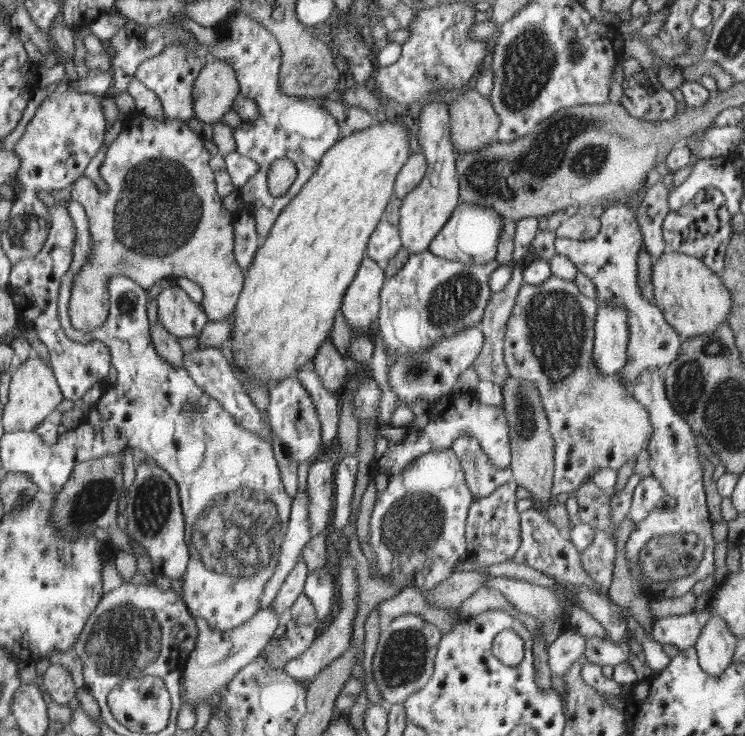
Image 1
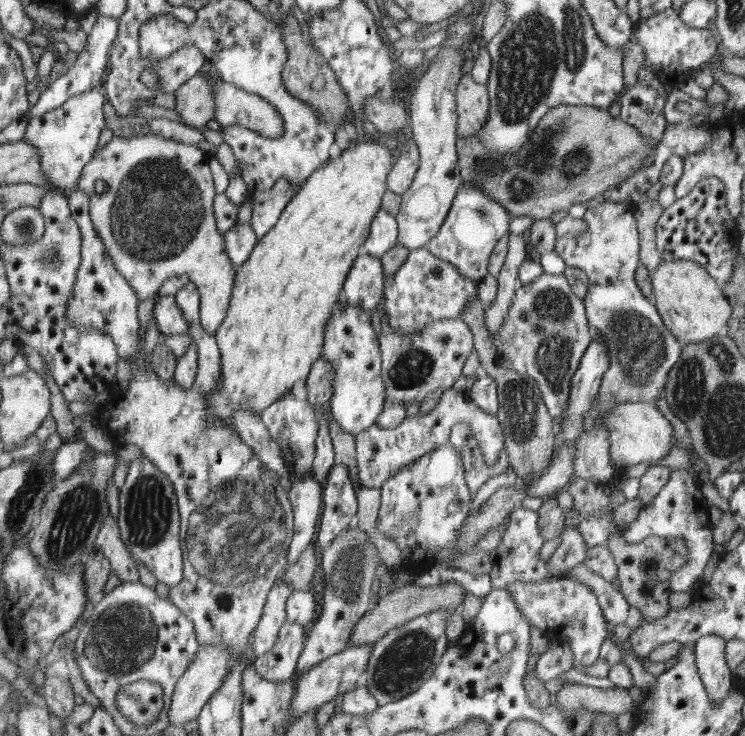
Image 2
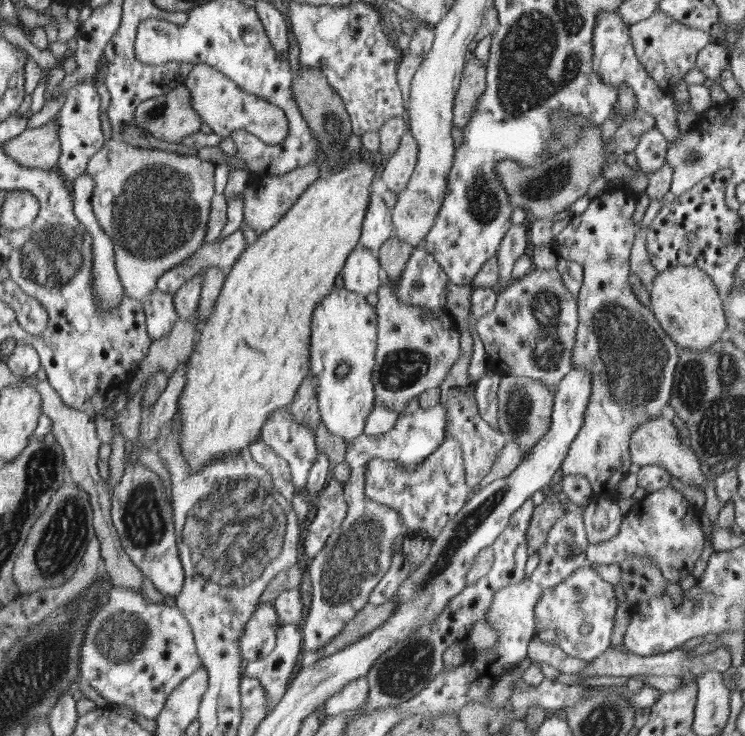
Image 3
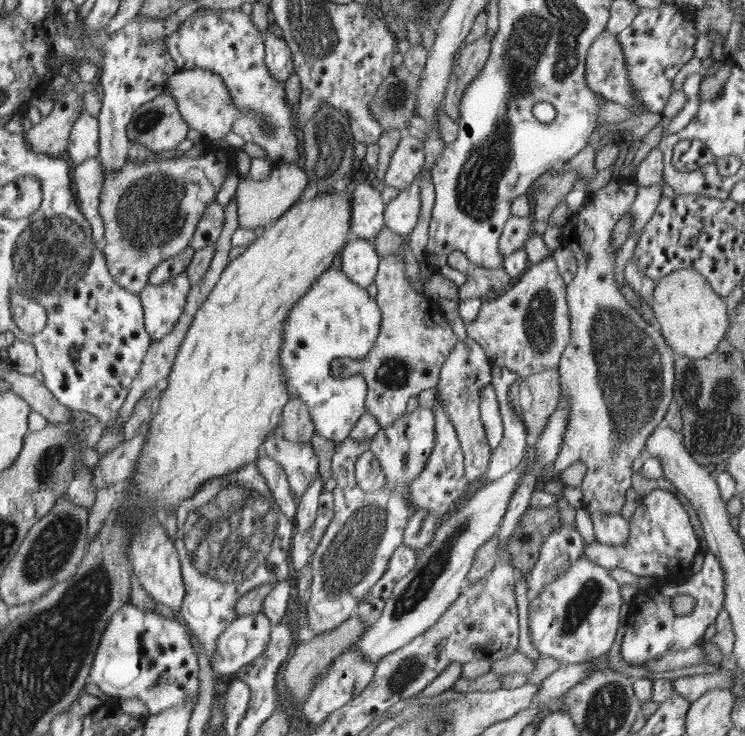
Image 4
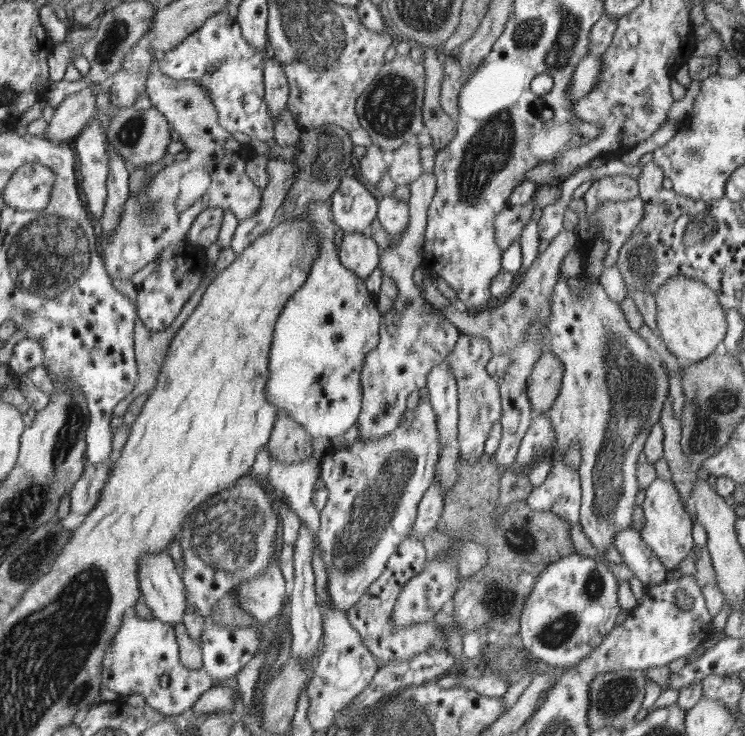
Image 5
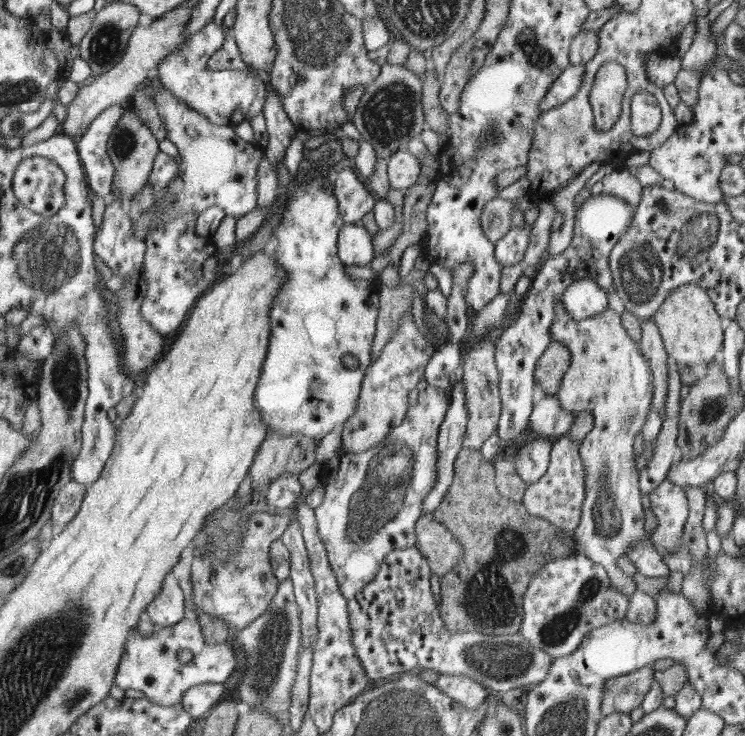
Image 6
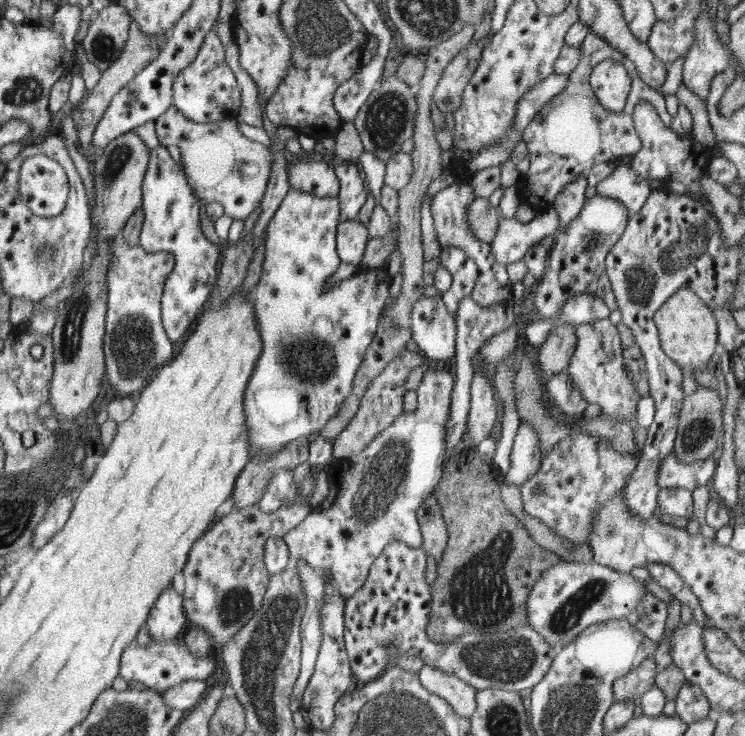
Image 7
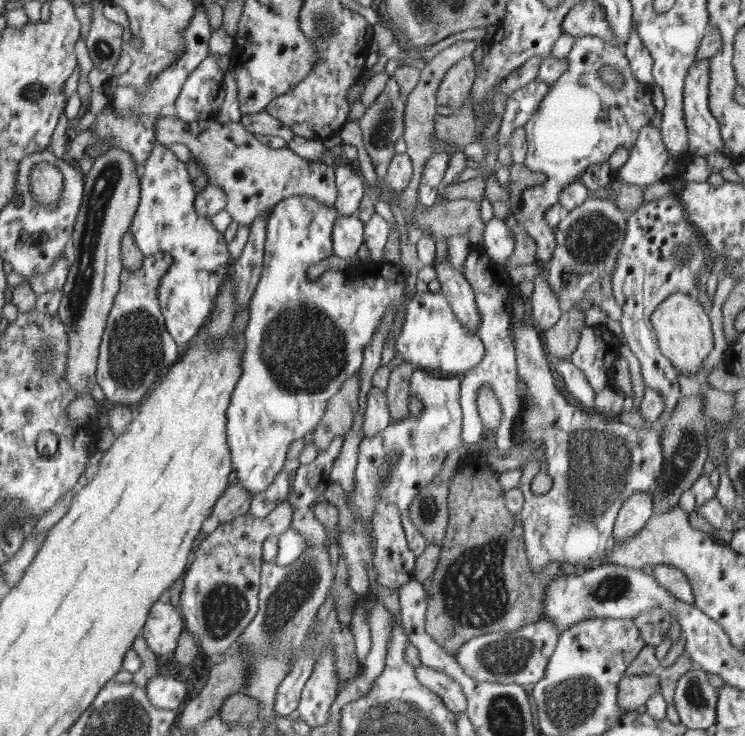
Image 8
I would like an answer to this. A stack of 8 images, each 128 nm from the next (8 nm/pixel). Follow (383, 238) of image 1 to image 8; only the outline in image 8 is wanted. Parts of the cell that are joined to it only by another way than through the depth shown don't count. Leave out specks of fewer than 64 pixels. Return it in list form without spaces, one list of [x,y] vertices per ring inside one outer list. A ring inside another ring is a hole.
[[[348,163],[335,165],[335,181],[338,185],[338,199],[335,208],[338,215],[350,216],[358,210],[364,196],[364,180],[352,170]]]

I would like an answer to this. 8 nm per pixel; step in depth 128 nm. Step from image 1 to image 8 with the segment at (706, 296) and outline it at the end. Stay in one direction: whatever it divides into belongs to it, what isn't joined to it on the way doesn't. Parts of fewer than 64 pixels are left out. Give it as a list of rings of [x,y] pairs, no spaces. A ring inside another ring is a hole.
[[[689,293],[670,295],[651,315],[651,323],[655,327],[659,349],[662,350],[663,356],[672,361],[680,374],[694,376],[707,362],[714,347],[708,311],[700,300],[692,299]]]

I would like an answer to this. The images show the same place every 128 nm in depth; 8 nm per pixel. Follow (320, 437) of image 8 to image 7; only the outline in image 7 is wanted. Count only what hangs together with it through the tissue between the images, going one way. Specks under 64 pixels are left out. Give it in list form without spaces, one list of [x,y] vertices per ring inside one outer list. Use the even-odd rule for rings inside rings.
[[[468,25],[450,39],[443,43],[437,44],[435,47],[429,47],[424,54],[425,58],[425,73],[420,84],[422,89],[417,92],[417,117],[415,118],[415,131],[413,134],[414,150],[412,151],[413,173],[410,182],[398,190],[398,215],[399,230],[398,230],[398,245],[400,253],[404,256],[402,261],[402,291],[396,300],[388,308],[384,309],[383,318],[379,322],[379,332],[376,332],[374,343],[368,348],[367,358],[364,359],[363,368],[358,371],[354,380],[354,390],[348,396],[341,410],[328,424],[324,426],[320,434],[332,442],[346,428],[346,425],[352,420],[352,417],[359,409],[362,397],[370,384],[370,381],[377,377],[380,372],[385,369],[385,366],[397,355],[406,349],[407,342],[412,337],[411,329],[411,312],[413,304],[424,296],[425,285],[423,282],[423,244],[422,244],[422,203],[427,192],[428,185],[437,178],[443,171],[442,151],[434,133],[436,132],[435,125],[431,119],[431,104],[434,103],[434,92],[442,78],[443,72],[450,64],[451,60],[459,54],[460,51],[466,48],[471,42],[475,32],[475,25]]]

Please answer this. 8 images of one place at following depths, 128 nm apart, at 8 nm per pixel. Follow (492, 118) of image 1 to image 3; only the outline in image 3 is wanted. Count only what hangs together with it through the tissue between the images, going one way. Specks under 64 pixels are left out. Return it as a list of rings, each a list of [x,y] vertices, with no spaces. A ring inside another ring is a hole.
[[[470,54],[463,70],[463,80],[460,83],[458,94],[455,98],[456,128],[466,127],[475,114],[475,106],[487,87],[487,69],[480,65],[478,59]]]

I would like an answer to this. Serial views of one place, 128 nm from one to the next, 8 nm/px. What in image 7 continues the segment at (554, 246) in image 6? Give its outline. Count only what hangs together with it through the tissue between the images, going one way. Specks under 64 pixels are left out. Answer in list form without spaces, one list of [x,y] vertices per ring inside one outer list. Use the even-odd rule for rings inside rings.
[[[586,175],[575,180],[574,183],[567,184],[563,188],[563,192],[556,198],[552,208],[558,213],[559,229],[568,227],[572,220],[581,213],[586,200],[586,188],[588,188]]]

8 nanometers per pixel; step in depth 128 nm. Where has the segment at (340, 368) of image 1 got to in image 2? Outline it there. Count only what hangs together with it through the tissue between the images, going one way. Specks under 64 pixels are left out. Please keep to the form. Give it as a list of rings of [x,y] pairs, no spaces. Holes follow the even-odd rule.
[[[322,356],[316,360],[307,376],[306,388],[308,391],[308,401],[312,406],[324,405],[331,399],[333,388],[334,367]]]

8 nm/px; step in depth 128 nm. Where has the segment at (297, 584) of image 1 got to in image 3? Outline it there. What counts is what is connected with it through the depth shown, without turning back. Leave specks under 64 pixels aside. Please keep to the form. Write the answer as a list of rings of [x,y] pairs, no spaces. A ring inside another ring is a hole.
[[[272,603],[258,606],[247,627],[240,635],[241,656],[249,663],[268,656],[275,647],[279,627],[277,610]]]

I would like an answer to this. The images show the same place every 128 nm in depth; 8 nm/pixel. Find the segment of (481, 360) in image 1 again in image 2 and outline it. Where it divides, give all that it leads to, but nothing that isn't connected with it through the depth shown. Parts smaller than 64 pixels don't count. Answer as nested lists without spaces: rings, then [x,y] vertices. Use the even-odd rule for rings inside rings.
[[[510,234],[508,238],[508,255],[502,269],[496,278],[498,291],[493,303],[485,308],[484,324],[490,332],[490,339],[494,340],[496,332],[500,330],[501,322],[507,317],[514,295],[523,284],[518,280],[520,266],[528,259],[523,235]]]

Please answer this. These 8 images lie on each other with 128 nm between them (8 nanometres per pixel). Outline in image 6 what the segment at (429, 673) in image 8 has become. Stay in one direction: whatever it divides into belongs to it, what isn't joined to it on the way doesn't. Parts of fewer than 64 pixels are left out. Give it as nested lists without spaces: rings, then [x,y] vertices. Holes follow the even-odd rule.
[[[438,675],[439,678],[433,685],[440,692],[446,693],[448,697],[459,701],[466,709],[478,710],[478,706],[486,701],[486,697],[490,693],[484,686],[474,682],[468,676]]]

